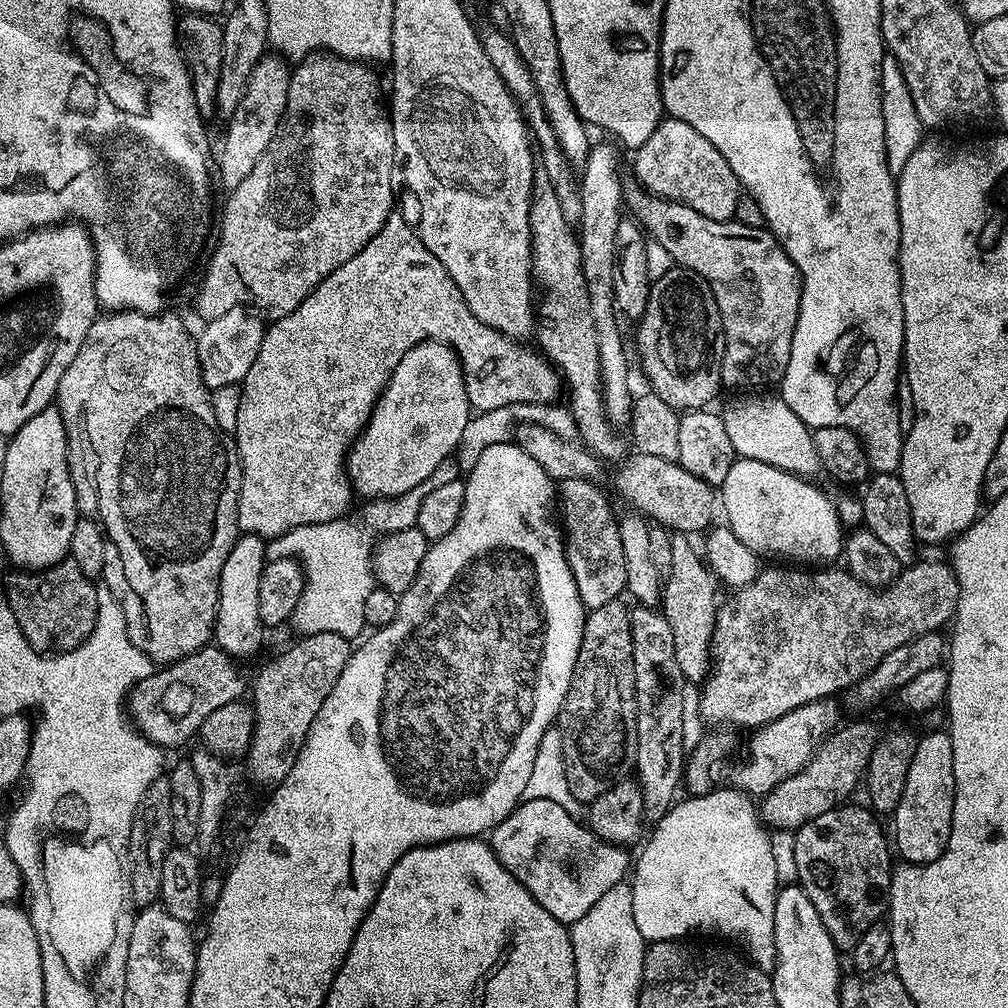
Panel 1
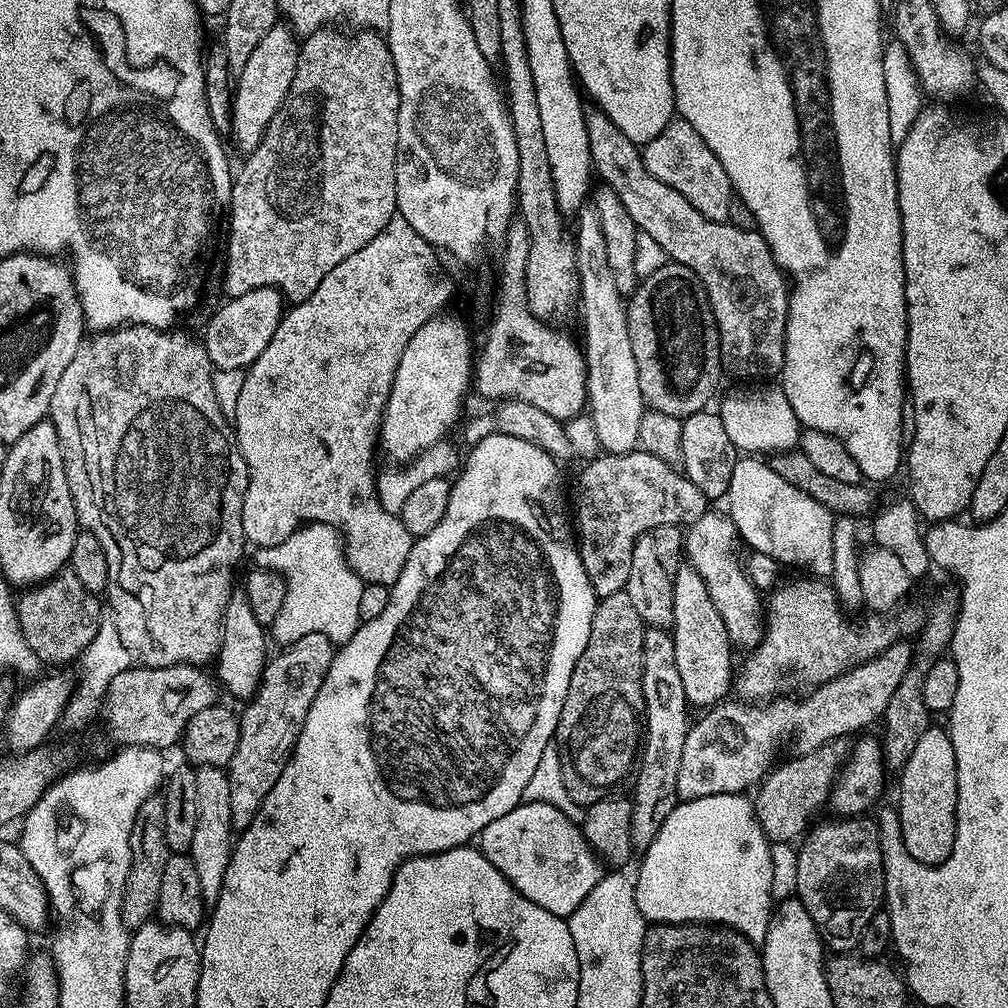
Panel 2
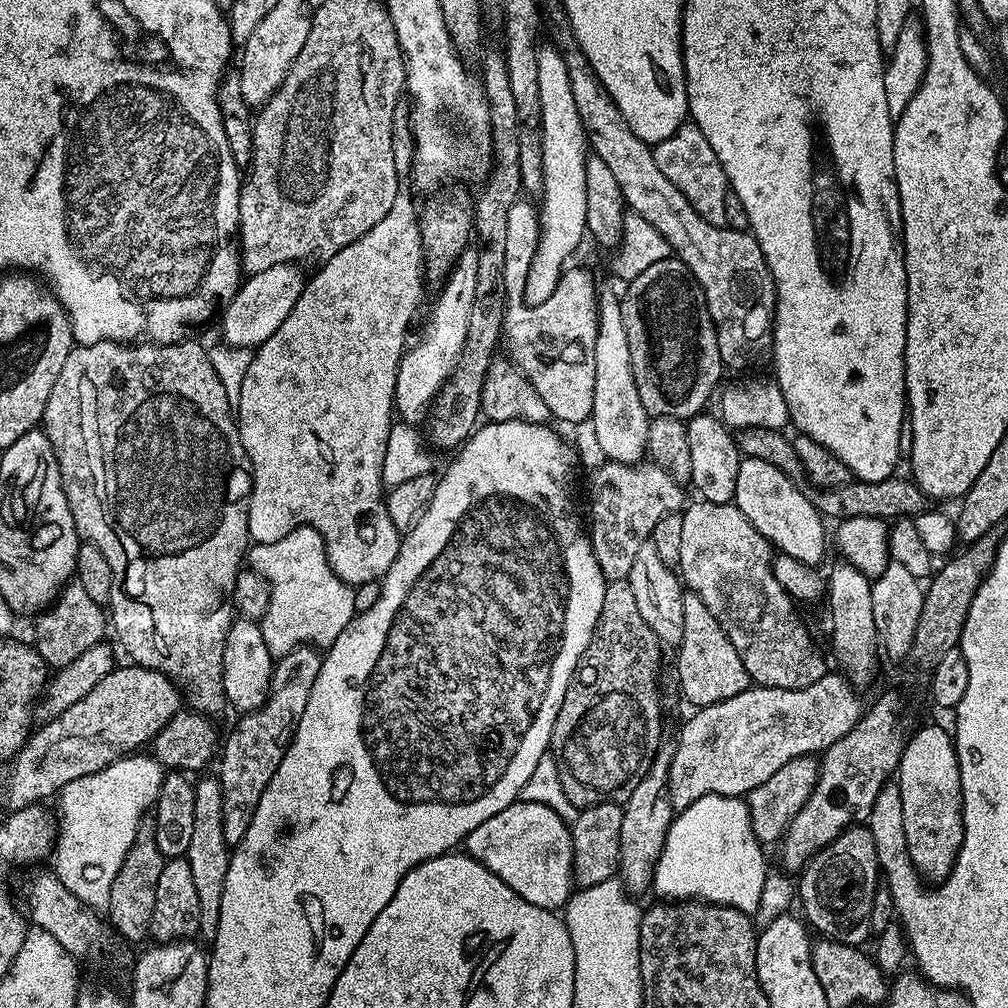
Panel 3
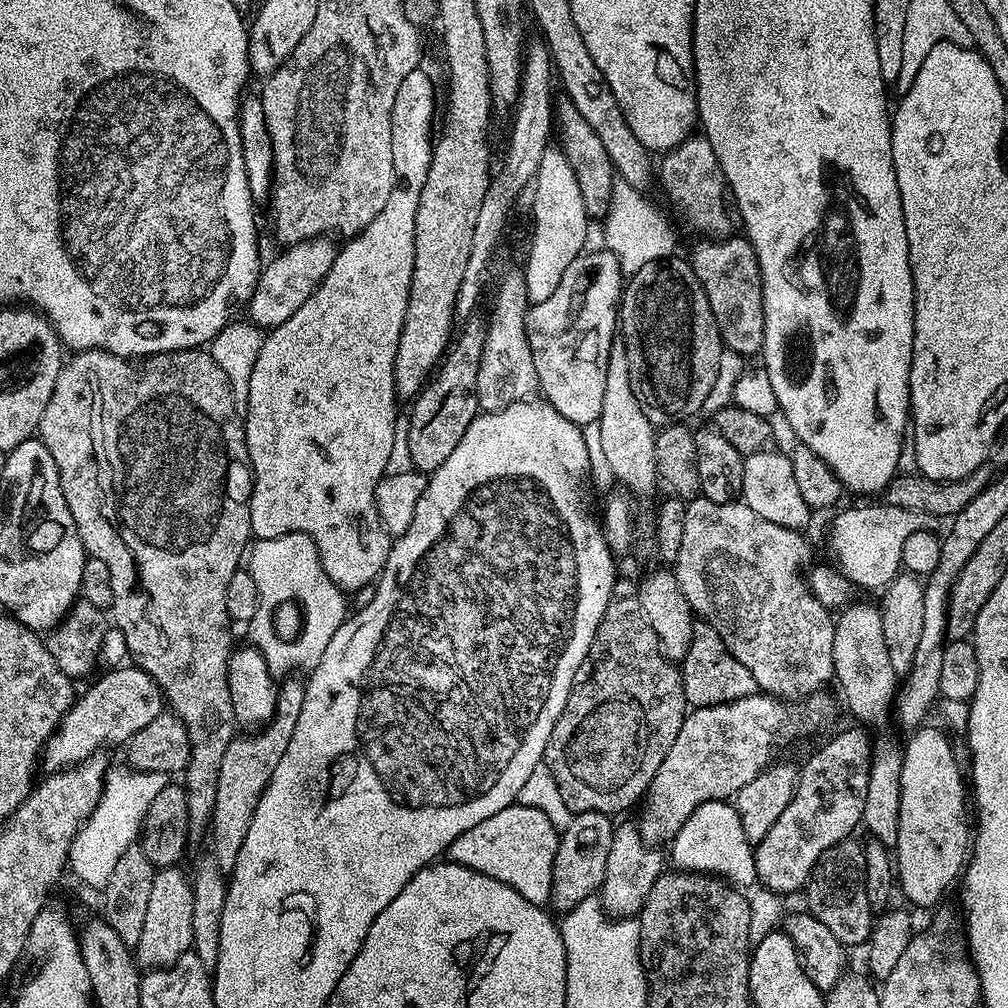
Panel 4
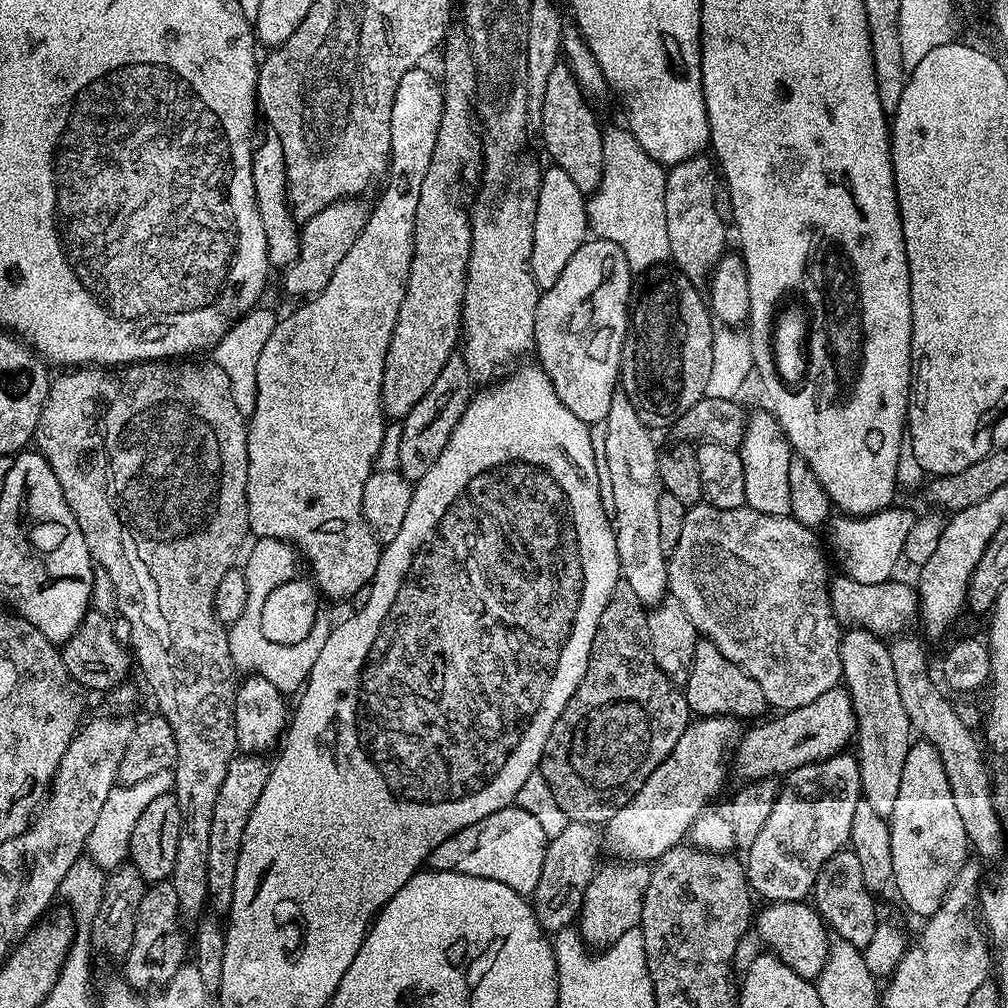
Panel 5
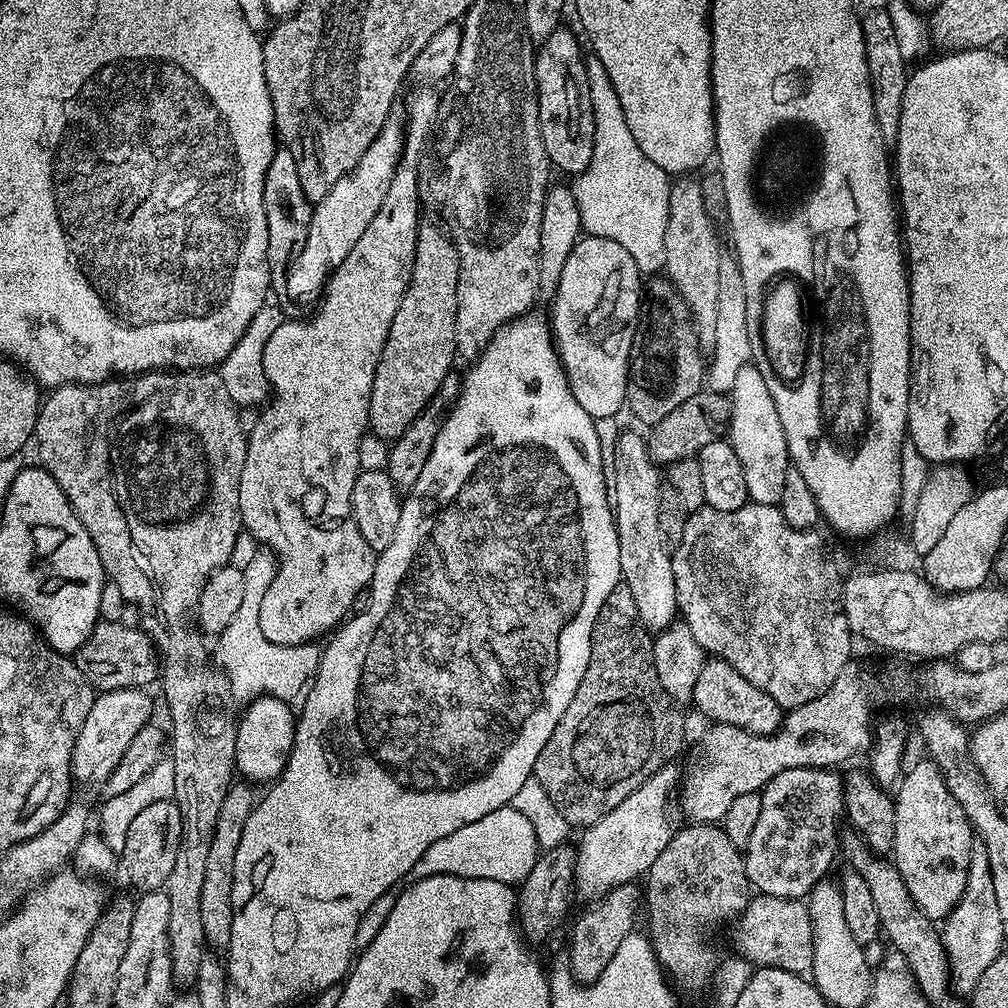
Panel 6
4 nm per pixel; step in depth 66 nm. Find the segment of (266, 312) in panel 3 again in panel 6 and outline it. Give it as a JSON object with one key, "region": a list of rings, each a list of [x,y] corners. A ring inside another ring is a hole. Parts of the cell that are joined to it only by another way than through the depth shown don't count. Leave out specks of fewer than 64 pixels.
{"region":[[[393,110],[378,138],[374,138],[366,154],[362,154],[358,166],[338,178],[338,182],[330,186],[330,194],[326,194],[326,198],[315,201],[310,218],[310,234],[306,234],[306,246],[302,246],[302,250],[288,267],[283,291],[290,299],[297,300],[300,304],[315,305],[321,299],[328,279],[338,266],[342,266],[346,254],[354,250],[354,245],[358,238],[362,238],[366,226],[374,222],[374,214],[378,214],[386,198],[386,190],[390,190],[390,182],[394,182],[396,169],[402,164],[400,155],[404,152],[406,120],[401,113],[400,116],[399,111]]]}

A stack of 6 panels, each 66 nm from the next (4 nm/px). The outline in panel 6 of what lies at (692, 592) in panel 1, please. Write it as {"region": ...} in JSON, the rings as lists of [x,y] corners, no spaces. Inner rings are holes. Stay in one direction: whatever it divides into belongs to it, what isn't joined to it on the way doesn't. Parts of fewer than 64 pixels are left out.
{"region":[[[715,658],[705,659],[702,666],[702,674],[698,674],[698,682],[694,686],[694,694],[691,703],[696,704],[696,708],[712,724],[729,724],[738,726],[755,736],[770,736],[780,728],[786,712],[780,707],[770,694],[758,690],[754,682],[746,682],[734,666],[725,660]]]}

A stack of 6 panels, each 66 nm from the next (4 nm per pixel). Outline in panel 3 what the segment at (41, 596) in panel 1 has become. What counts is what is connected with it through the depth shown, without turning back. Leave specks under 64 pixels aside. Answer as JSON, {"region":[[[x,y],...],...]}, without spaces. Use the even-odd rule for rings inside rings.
{"region":[[[77,582],[65,584],[55,601],[35,617],[34,623],[36,623],[34,647],[44,663],[52,670],[68,666],[70,662],[85,654],[86,650],[103,641],[106,636],[105,609],[91,601],[82,585]]]}

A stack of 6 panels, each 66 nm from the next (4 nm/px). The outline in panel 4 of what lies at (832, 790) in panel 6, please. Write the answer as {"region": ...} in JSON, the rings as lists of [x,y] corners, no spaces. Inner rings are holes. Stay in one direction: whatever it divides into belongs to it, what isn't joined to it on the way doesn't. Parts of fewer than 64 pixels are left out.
{"region":[[[863,727],[848,728],[845,732],[837,734],[833,740],[828,740],[808,761],[804,768],[799,769],[796,777],[796,790],[790,798],[790,806],[782,810],[778,822],[770,826],[770,834],[762,838],[760,844],[755,845],[756,854],[756,879],[763,887],[772,892],[787,894],[796,892],[805,887],[814,870],[814,866],[822,858],[826,850],[833,848],[838,842],[849,839],[857,827],[861,827],[866,806],[866,788],[870,782],[870,766],[874,751],[873,741],[868,741],[868,736]]]}

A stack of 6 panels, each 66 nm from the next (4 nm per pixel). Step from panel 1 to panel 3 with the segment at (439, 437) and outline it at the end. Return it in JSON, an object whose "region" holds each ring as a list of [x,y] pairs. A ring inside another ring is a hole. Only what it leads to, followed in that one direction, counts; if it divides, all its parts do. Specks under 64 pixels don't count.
{"region":[[[475,247],[464,249],[443,283],[444,290],[432,310],[432,317],[429,318],[420,341],[416,345],[413,343],[400,359],[394,408],[403,423],[420,426],[428,420],[430,409],[436,404],[439,392],[458,366],[466,343],[466,330],[469,329],[474,290],[477,289],[478,260],[479,251]]]}

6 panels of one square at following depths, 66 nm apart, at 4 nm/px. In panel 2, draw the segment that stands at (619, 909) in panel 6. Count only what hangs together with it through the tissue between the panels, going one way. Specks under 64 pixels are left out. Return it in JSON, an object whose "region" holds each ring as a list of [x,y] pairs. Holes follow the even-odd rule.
{"region":[[[645,627],[644,669],[642,670],[642,747],[635,769],[636,785],[632,788],[632,842],[643,850],[662,830],[662,822],[670,818],[676,809],[678,797],[678,769],[682,766],[682,750],[686,746],[686,734],[690,727],[690,705],[686,690],[682,690],[682,677],[678,674],[678,662],[674,662],[674,642],[667,628]]]}

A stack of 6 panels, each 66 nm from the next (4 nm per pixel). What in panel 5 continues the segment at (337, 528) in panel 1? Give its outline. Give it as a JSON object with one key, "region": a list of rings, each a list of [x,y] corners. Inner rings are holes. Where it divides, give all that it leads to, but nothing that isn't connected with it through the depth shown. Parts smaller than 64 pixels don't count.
{"region":[[[261,536],[251,541],[247,549],[248,561],[242,565],[246,578],[246,610],[242,610],[242,618],[238,618],[228,628],[228,645],[232,655],[232,663],[245,673],[266,678],[266,682],[274,682],[279,692],[285,694],[299,693],[308,683],[310,670],[314,670],[314,662],[318,662],[318,653],[326,646],[326,638],[332,633],[333,621],[328,621],[324,614],[317,615],[314,626],[306,638],[293,644],[285,644],[278,640],[268,640],[262,634],[262,606],[271,592],[285,580],[297,575],[296,560],[298,552],[287,540],[279,540],[273,536]]]}

